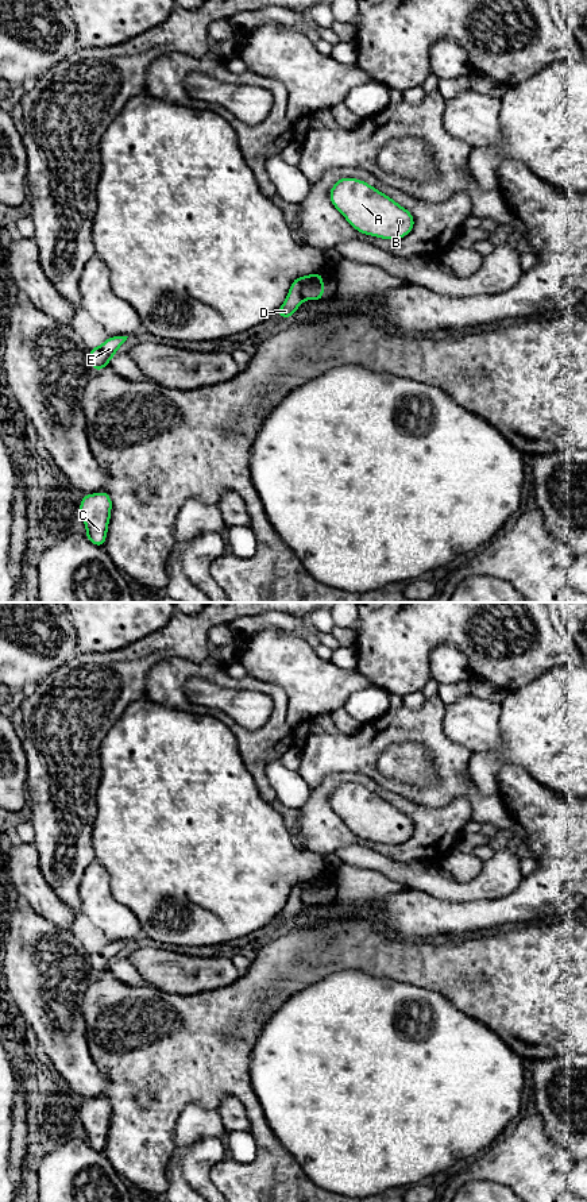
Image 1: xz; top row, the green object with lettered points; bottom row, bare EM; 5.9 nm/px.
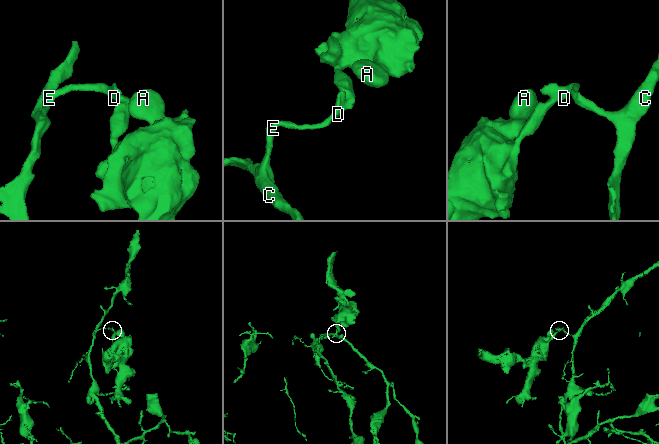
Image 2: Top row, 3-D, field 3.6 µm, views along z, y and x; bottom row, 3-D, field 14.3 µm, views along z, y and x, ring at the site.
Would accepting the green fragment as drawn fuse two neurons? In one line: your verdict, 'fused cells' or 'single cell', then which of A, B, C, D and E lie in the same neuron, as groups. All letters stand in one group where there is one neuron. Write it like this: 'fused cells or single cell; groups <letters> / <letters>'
fused cells; groups A B / C D E

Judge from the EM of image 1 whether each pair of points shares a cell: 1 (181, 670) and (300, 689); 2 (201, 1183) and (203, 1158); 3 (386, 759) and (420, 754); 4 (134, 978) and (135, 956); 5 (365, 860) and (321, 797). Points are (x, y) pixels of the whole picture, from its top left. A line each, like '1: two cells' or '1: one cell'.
1: two cells
2: one cell
3: one cell
4: two cells
5: two cells

